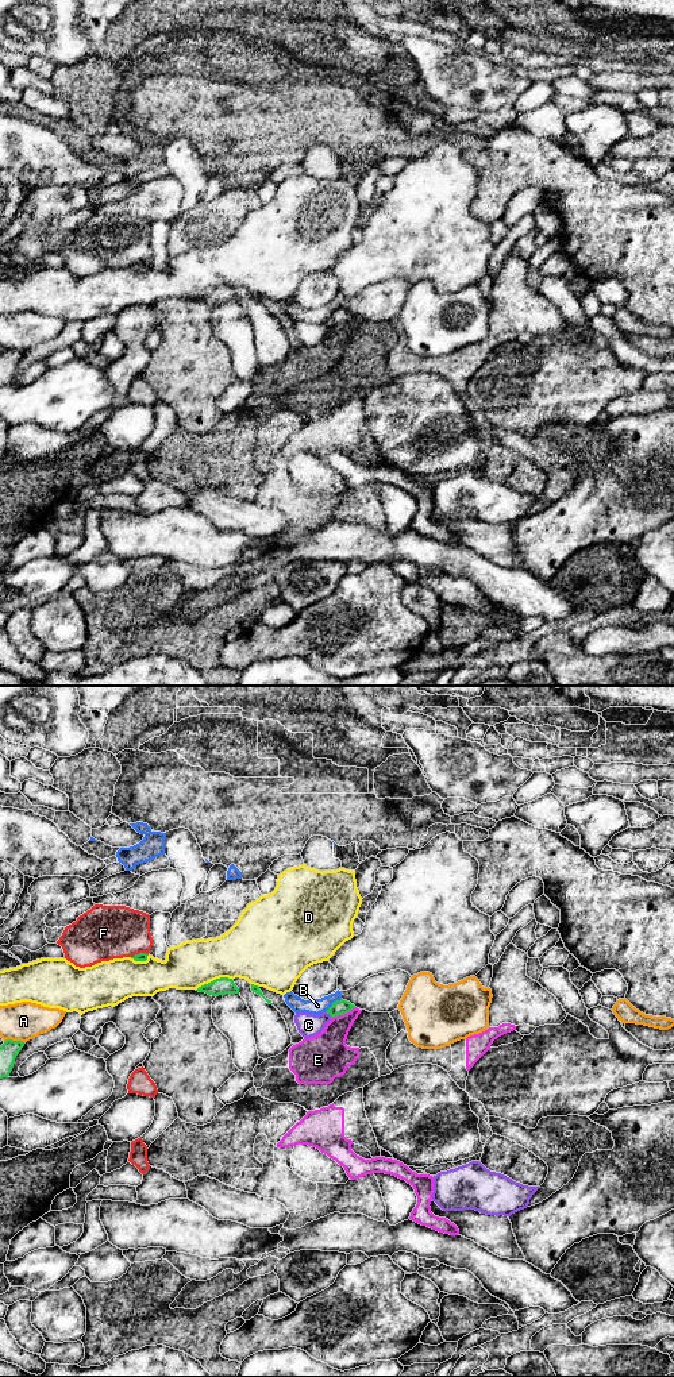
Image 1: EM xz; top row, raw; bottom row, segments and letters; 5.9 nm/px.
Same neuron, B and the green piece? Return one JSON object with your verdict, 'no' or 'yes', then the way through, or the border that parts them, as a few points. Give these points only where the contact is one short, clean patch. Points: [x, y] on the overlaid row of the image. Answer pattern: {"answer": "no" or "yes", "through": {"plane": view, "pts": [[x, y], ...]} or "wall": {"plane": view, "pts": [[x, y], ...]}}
{"answer": "no", "wall": {"plane": "xz", "pts": [[341, 998], [324, 1011]]}}

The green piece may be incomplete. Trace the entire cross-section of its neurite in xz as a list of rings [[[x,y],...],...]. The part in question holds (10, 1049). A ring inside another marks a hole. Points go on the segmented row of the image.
[[[12,1040],[4,1041],[4,1044],[0,1046],[0,1079],[9,1076],[15,1058],[23,1046],[24,1042]]]

